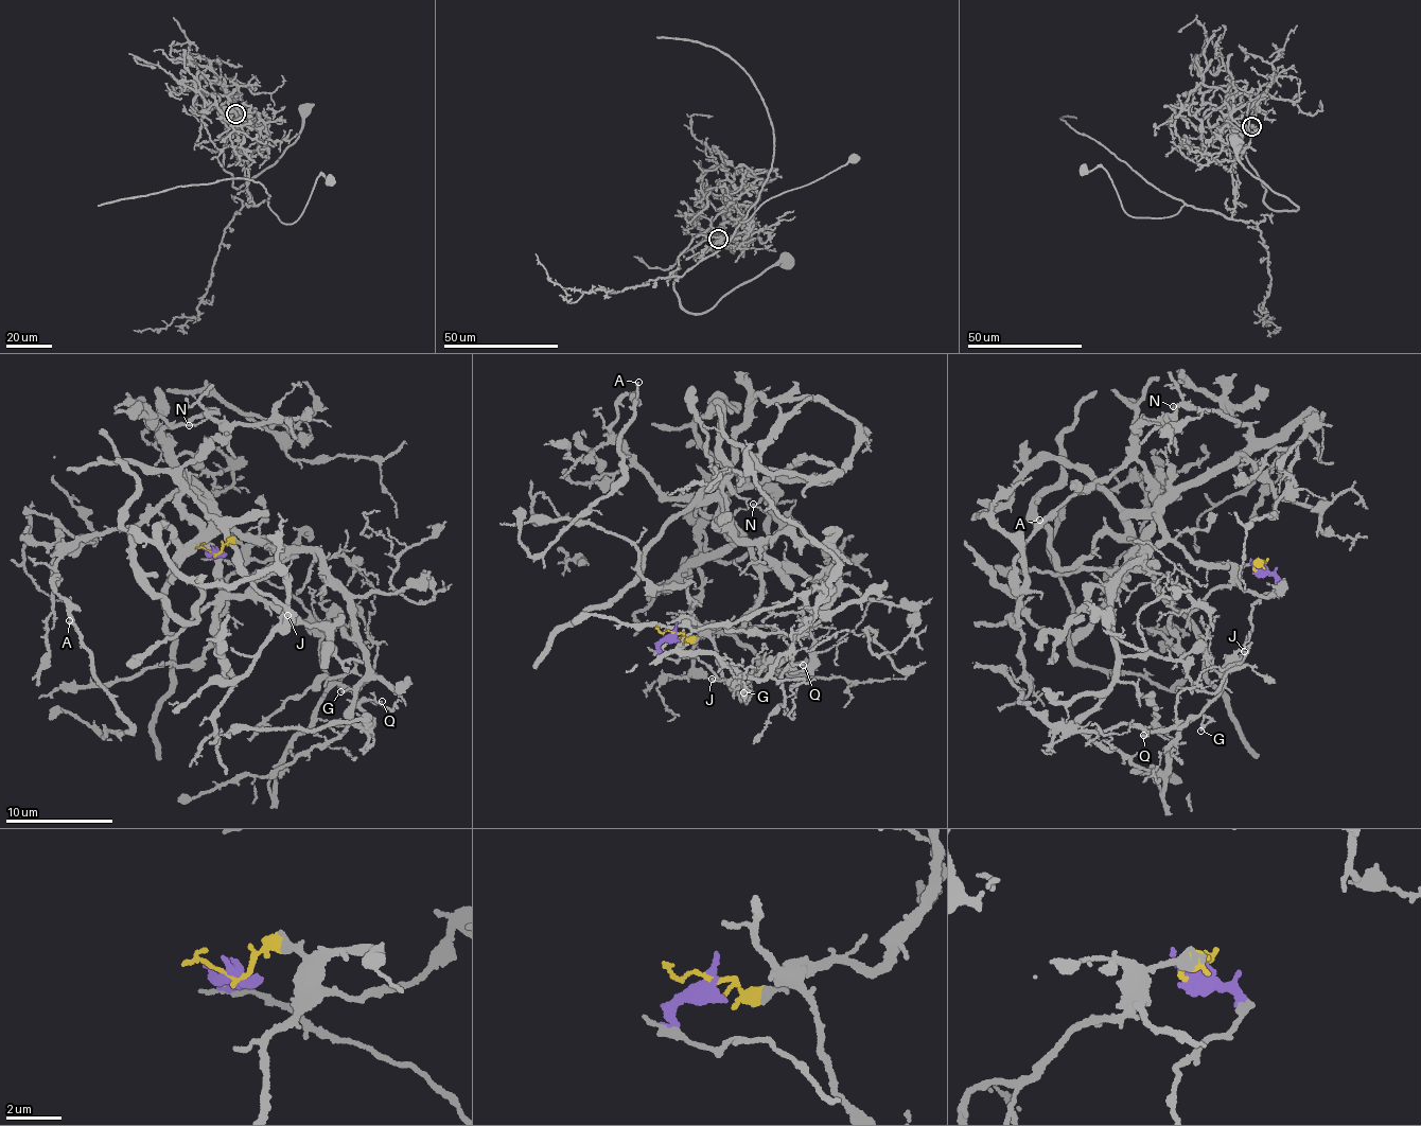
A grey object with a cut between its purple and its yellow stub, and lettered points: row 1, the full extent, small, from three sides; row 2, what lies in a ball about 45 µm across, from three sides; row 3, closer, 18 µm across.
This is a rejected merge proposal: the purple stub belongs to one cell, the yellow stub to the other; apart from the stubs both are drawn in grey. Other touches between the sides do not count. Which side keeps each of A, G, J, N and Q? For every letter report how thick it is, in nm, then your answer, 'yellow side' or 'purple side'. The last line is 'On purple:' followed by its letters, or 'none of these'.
A: 170 nm | yellow side
G: 120 nm | purple side
J: 140 nm | purple side
N: 140 nm | yellow side
Q: 120 nm | purple side
On purple: G, J, Q

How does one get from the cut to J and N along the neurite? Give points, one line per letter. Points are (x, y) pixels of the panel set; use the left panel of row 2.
J: (215, 553), (211, 553), (290, 592), (302, 601), (309, 615), (305, 620), (286, 614)
N: (215, 553), (227, 541), (270, 544), (185, 513), (179, 470), (220, 428), (205, 418), (188, 425)

